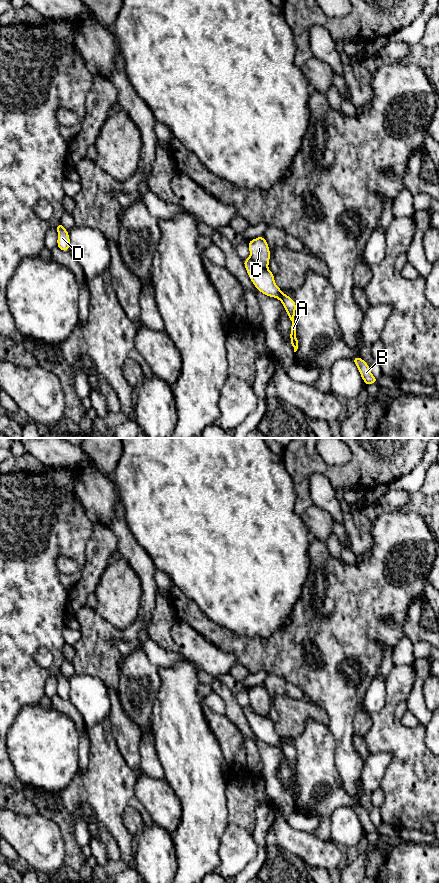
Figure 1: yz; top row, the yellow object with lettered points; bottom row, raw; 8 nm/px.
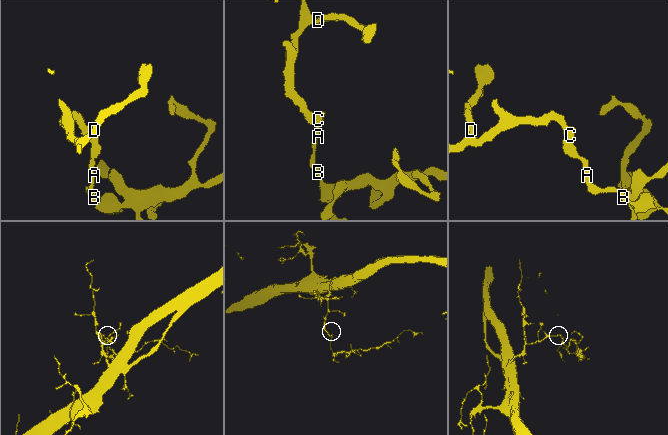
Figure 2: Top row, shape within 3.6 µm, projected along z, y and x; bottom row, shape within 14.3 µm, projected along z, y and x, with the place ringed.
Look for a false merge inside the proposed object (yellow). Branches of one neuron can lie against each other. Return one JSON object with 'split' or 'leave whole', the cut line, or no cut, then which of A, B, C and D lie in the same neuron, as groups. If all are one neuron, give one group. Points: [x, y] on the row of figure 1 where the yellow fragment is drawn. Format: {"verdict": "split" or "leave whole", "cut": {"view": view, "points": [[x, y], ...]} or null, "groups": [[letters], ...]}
{"verdict": "split", "cut": {"view": "yz", "points": [[250, 257], [257, 265], [267, 268]]}, "groups": [["A", "B"], ["C", "D"]]}

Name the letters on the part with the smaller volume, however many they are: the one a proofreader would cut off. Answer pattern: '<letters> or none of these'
A, B

